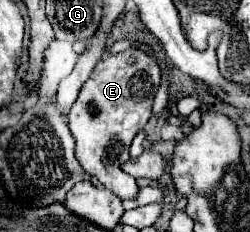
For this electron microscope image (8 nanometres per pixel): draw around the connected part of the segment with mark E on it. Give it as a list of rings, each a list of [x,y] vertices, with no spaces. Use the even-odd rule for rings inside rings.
[[[139,49],[107,55],[97,63],[91,77],[83,83],[77,101],[69,111],[69,131],[75,139],[77,161],[91,177],[97,177],[105,189],[113,191],[121,199],[133,199],[139,191],[137,181],[123,173],[121,165],[129,159],[133,137],[151,117],[151,105],[159,83],[161,69],[155,57]]]

